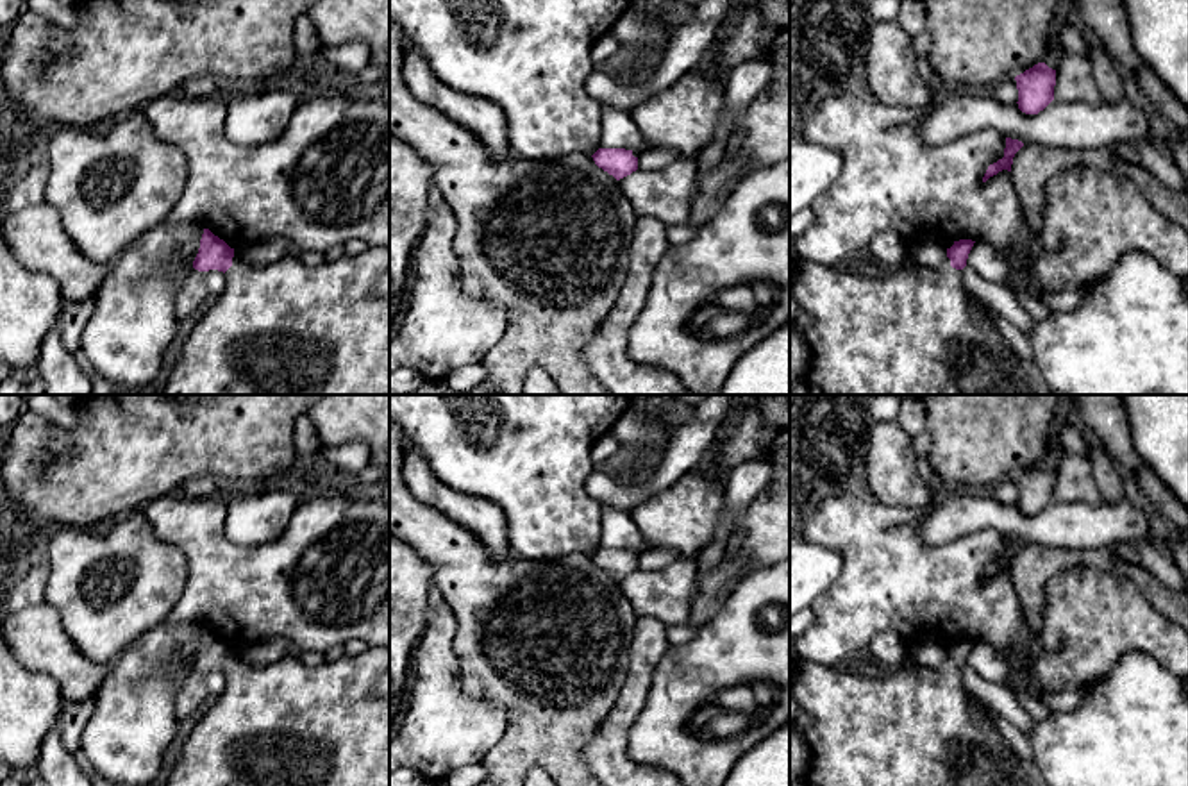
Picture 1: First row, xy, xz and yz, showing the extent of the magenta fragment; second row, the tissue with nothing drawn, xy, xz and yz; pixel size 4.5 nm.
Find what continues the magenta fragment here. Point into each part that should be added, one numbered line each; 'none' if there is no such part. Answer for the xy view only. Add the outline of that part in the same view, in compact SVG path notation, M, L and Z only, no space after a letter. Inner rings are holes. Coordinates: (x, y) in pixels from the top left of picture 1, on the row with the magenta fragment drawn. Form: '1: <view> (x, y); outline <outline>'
1: xy (284, 327); outline M389 247L314 266L288 254L261 266L234 255L223 293L189 325L163 395L389 395L389 302L373 295L388 268Z

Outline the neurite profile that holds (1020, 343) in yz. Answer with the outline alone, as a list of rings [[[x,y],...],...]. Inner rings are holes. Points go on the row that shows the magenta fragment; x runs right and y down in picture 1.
[[[968,291],[968,300],[981,305],[986,311],[997,330],[1009,341],[1015,354],[1022,361],[1034,363],[1034,350],[1029,336],[1025,336],[1011,320],[991,309],[983,298],[974,295],[972,291]]]

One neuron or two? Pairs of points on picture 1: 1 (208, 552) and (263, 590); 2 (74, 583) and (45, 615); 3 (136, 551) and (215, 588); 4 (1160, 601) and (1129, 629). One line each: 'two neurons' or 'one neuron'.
1: one neuron
2: two neurons
3: two neurons
4: two neurons

